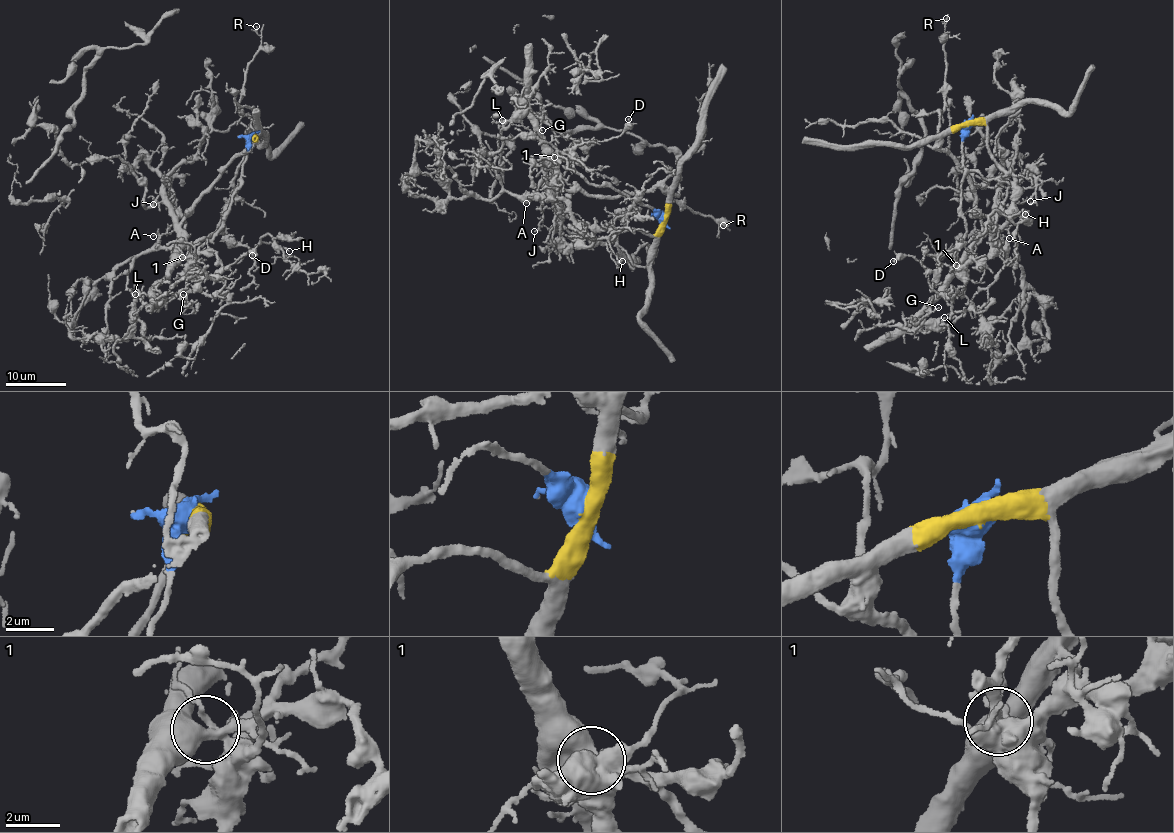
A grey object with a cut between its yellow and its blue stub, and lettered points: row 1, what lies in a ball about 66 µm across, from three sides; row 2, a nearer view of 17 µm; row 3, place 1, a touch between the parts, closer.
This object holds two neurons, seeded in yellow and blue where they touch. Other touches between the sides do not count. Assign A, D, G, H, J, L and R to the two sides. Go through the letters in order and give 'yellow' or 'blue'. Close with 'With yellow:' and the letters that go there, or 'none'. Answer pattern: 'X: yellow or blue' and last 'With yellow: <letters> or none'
A: yellow
D: blue
G: yellow
H: yellow
J: blue
L: yellow
R: blue
With yellow: A, G, H, L

